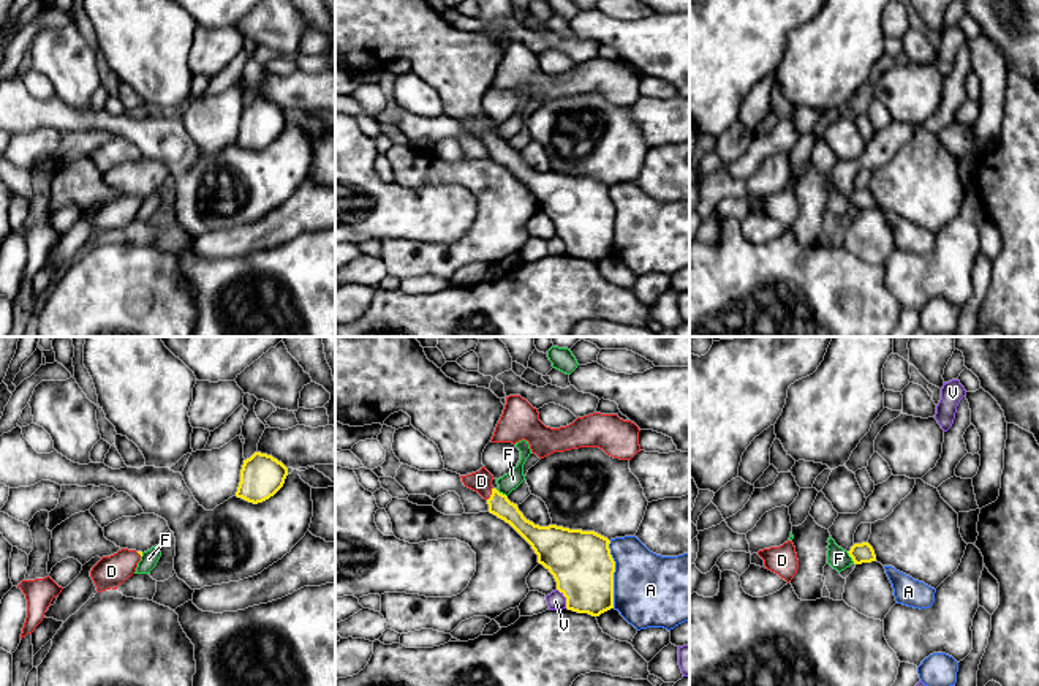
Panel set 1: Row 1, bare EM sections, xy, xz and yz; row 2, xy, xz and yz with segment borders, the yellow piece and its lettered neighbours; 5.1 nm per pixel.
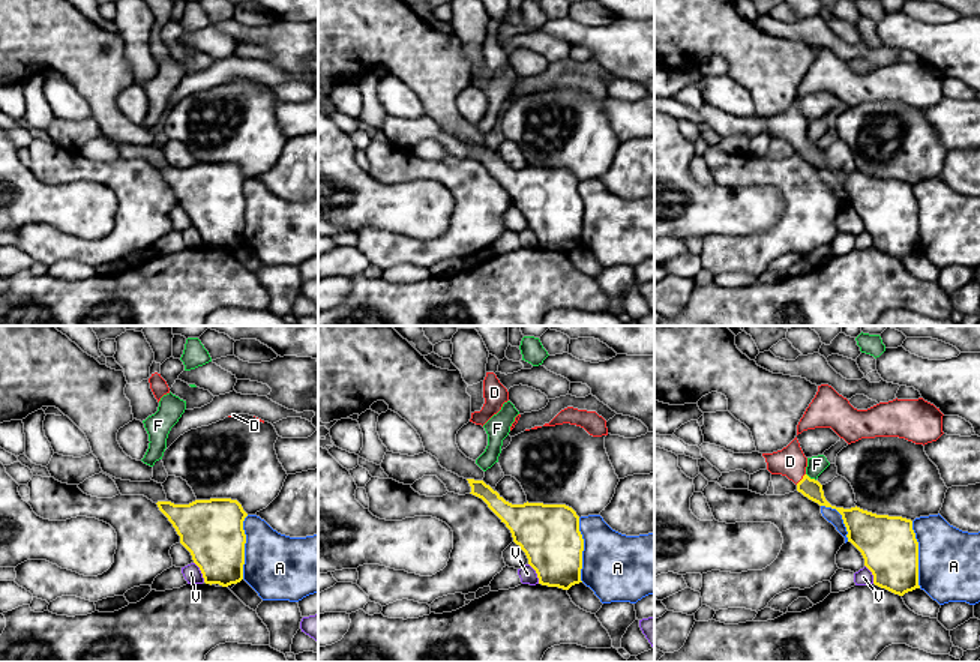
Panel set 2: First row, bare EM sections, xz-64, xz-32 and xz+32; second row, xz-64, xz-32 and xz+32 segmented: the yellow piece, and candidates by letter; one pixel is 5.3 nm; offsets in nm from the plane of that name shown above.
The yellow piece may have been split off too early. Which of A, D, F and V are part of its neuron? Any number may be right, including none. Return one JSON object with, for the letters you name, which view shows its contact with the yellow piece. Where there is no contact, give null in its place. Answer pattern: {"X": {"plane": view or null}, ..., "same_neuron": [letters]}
{"D": {"plane": "xz"}, "same_neuron": ["D"]}

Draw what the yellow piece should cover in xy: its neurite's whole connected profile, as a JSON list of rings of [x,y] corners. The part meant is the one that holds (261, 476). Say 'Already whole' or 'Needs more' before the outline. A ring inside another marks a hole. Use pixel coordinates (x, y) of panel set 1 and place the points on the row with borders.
Already whole. [[[255,452],[244,460],[237,498],[258,504],[274,496],[285,484],[288,468],[272,455]]]

